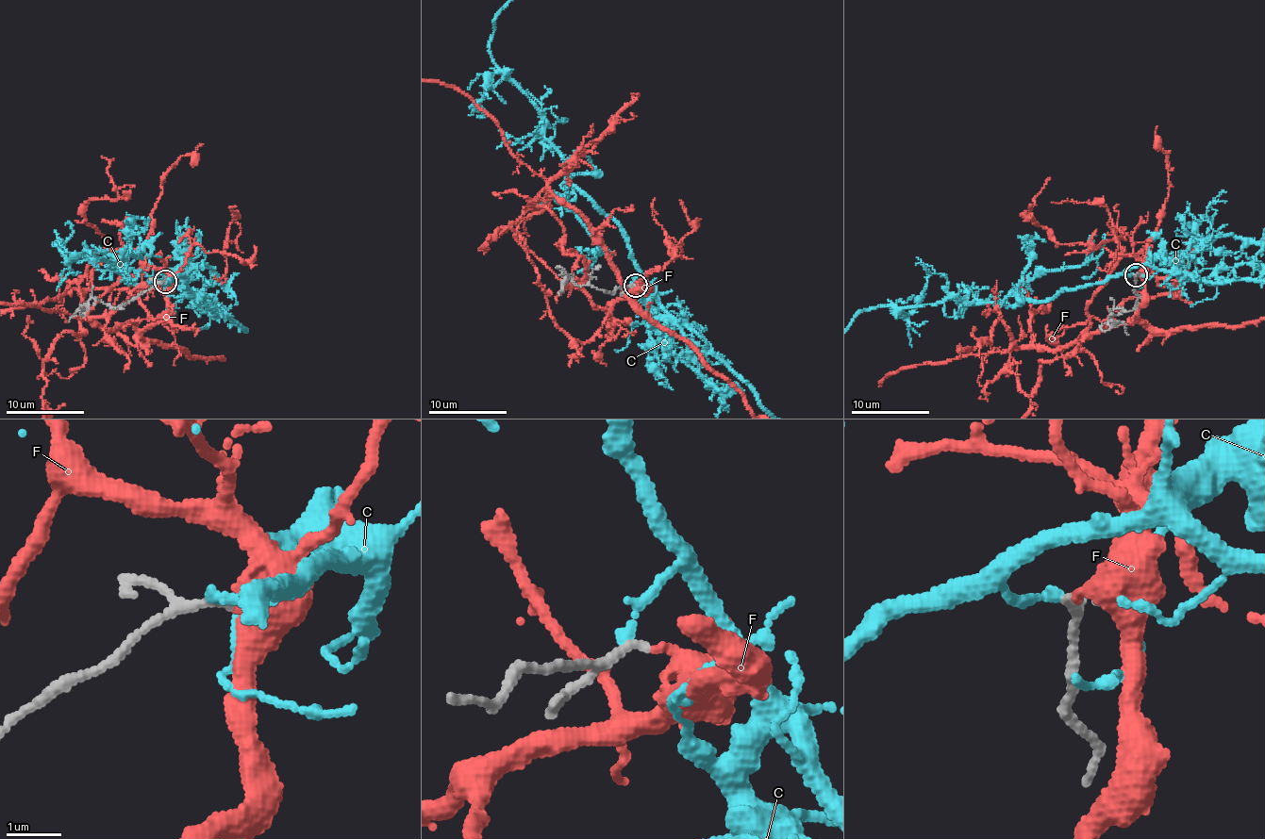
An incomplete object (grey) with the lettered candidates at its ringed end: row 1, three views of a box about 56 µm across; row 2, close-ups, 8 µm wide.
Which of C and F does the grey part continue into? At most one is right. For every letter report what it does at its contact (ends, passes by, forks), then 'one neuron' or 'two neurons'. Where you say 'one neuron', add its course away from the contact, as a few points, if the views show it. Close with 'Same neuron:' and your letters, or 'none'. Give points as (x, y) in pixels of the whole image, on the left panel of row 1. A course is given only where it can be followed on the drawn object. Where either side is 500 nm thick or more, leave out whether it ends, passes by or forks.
C: it ends; two neurons
F: it ends; one neuron
Same neuron: F

